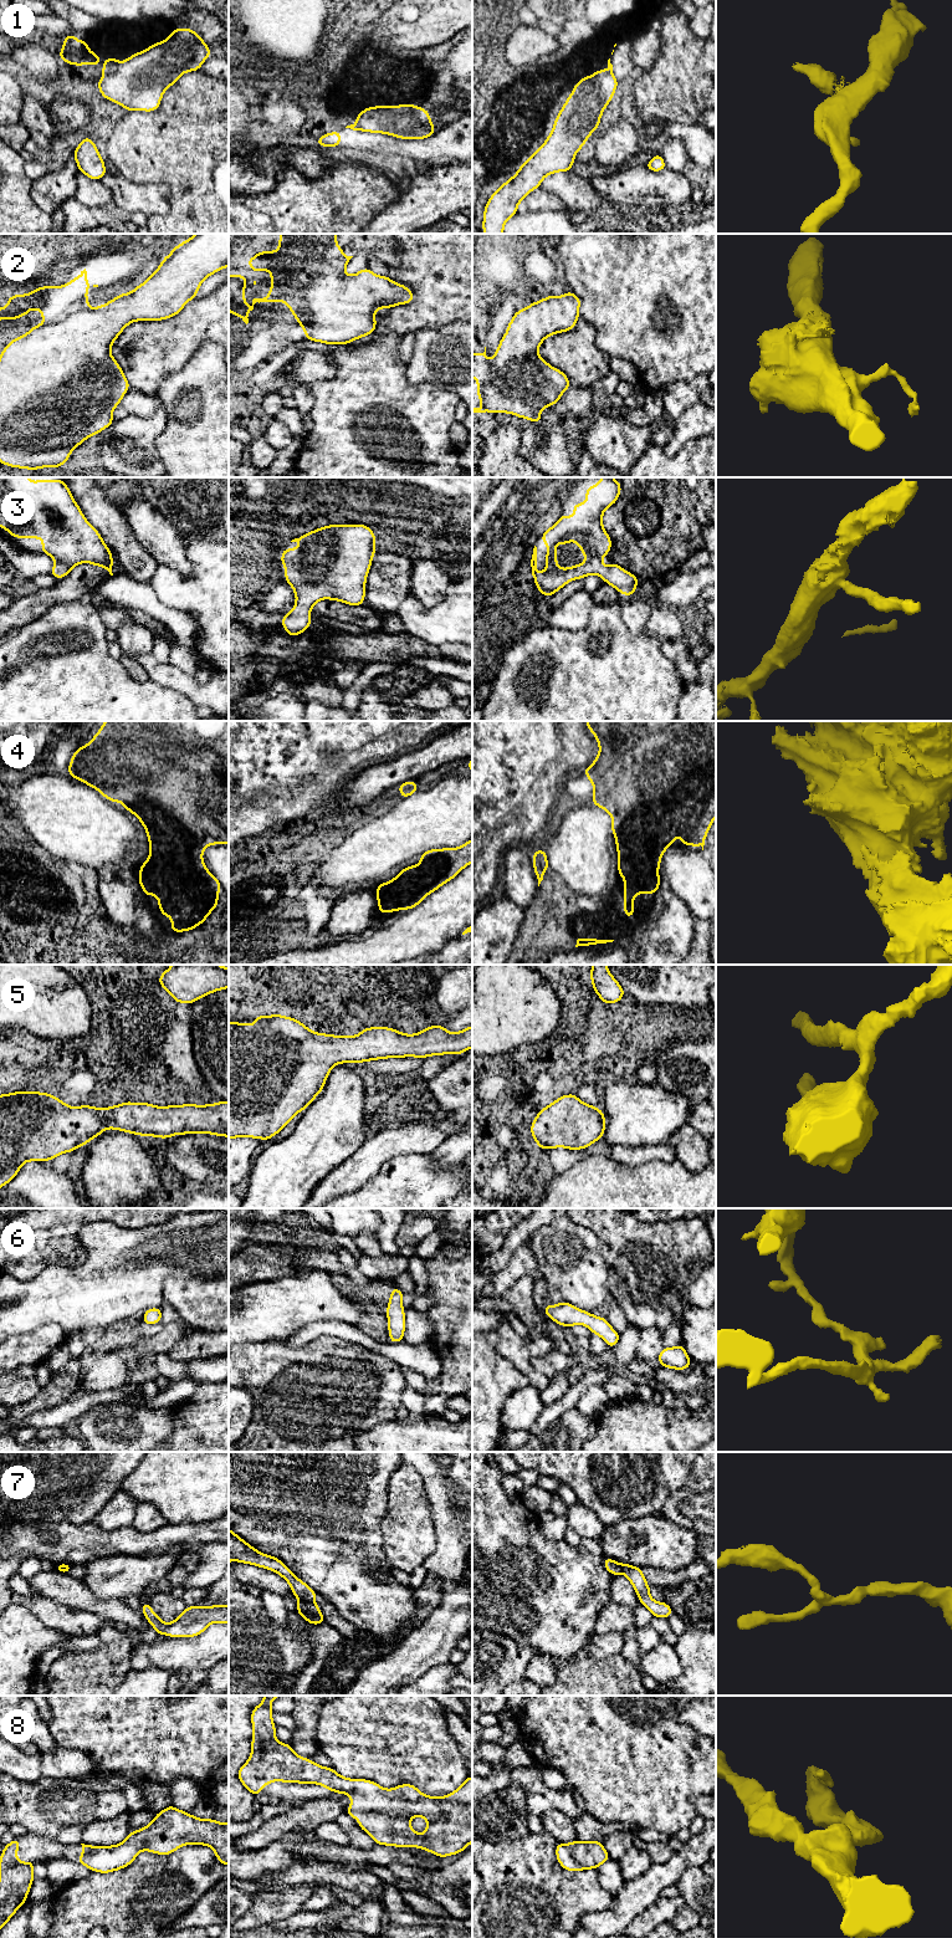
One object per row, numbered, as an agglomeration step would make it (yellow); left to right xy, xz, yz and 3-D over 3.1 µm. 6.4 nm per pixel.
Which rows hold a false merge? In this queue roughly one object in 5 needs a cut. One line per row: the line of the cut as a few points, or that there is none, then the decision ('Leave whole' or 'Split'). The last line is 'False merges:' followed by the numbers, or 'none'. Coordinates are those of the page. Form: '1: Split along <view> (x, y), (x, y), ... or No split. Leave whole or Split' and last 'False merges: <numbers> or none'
1: Split along xy (119, 64), (105, 76). Split
2: No split. Leave whole
3: No split. Leave whole
4: No split. Leave whole
5: No split. Leave whole
6: Split along xz (404, 1314), (395, 1314), (388, 1329). Split
7: Split along xz (300, 1599), (313, 1604). Split
8: No split. Leave whole
False merges: 1, 6, 7

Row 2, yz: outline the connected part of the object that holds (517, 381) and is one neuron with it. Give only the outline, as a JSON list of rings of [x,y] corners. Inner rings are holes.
[[[570,291],[559,297],[549,295],[541,298],[513,315],[491,363],[486,347],[483,353],[472,354],[472,378],[477,379],[477,395],[483,404],[482,408],[472,408],[472,413],[510,413],[539,423],[539,411],[559,403],[561,395],[572,384],[562,370],[553,368],[538,354],[538,348],[547,337],[575,327],[580,303],[579,297]]]

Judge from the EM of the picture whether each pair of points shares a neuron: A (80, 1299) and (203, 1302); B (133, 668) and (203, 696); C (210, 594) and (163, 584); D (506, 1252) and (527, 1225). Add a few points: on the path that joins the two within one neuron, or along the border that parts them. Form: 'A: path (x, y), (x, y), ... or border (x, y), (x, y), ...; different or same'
A: border (184, 1278), (168, 1277), (164, 1281), (164, 1300); different
B: border (134, 658), (148, 678); different
C: path (199, 594), (174, 591); same
D: path (510, 1246), (522, 1231); same

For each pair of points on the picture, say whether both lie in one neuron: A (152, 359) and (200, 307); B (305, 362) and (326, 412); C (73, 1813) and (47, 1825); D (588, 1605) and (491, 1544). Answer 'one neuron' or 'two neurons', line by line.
A: one neuron
B: two neurons
C: one neuron
D: one neuron

